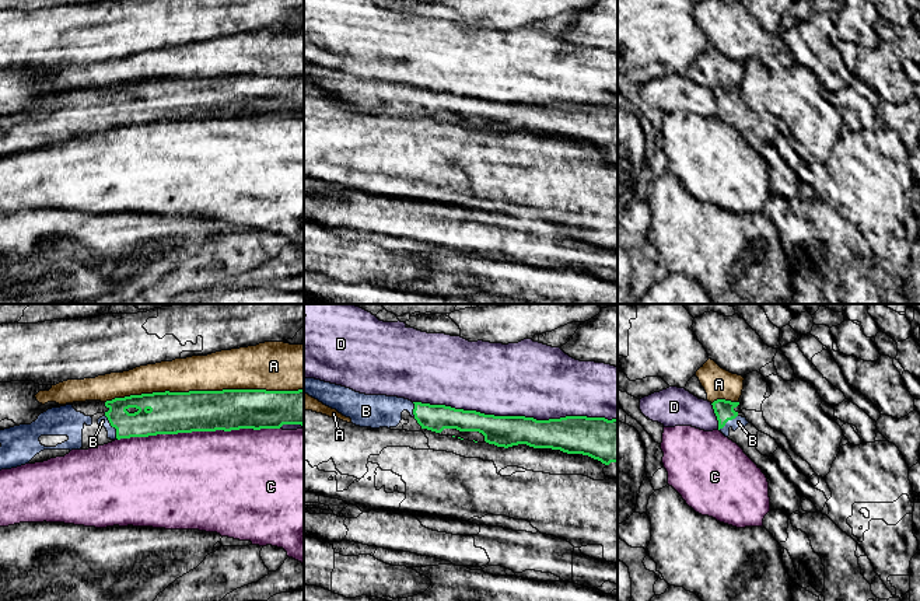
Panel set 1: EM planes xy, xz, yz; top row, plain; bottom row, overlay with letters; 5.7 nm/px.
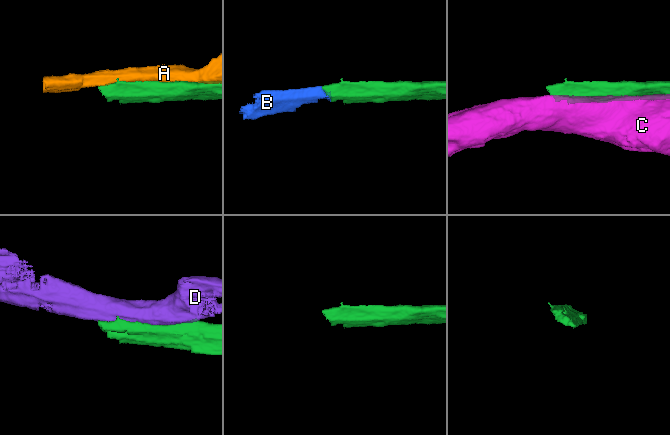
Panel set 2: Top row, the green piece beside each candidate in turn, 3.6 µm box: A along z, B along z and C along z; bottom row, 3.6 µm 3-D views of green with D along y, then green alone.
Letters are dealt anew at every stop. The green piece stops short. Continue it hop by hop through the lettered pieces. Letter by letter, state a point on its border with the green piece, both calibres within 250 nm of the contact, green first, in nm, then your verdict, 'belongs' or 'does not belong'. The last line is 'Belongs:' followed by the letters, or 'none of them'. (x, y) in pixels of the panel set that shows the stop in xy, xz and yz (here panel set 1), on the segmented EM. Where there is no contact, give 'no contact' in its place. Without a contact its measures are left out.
A: meets green in xy at (203, 391); 240 nm thick on the green side, 240 nm on the other; does not belong
B: meets green in xy at (114, 426); 160 nm thick on the green side, 50 nm on the other; belongs
C: meets green in xy at (198, 430); 240 nm thick on the green side, 500 nm on the other; does not belong
D: meets green in xz at (516, 416); 180 nm thick on the green side, 440 nm on the other; does not belong
Belongs: B

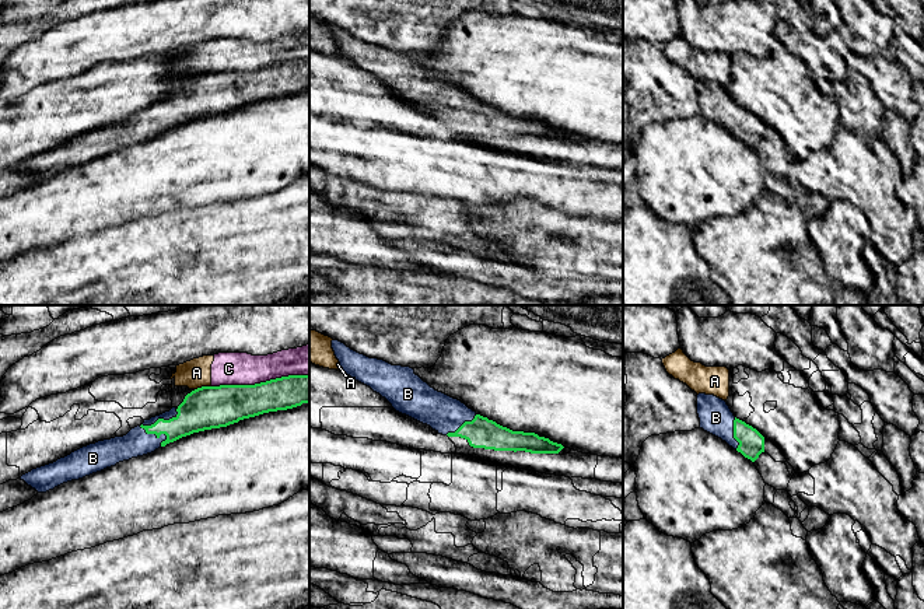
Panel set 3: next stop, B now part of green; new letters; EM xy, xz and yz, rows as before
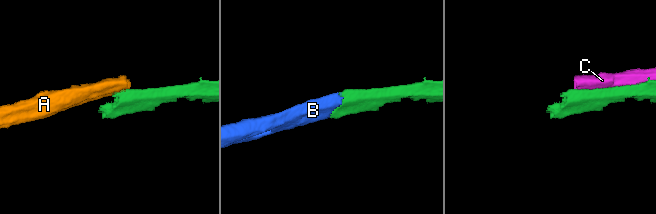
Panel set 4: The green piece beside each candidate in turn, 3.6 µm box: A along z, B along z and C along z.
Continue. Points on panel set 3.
A: meets green in xy at (202, 387); 240 nm thick on the green side, 160 nm on the other; does not belong
B: meets green in xy at (160, 419); 240 nm thick on the green side, 160 nm on the other; belongs
C: meets green in xy at (261, 382); 240 nm thick on the green side, 190 nm on the other; does not belong
Belongs: B

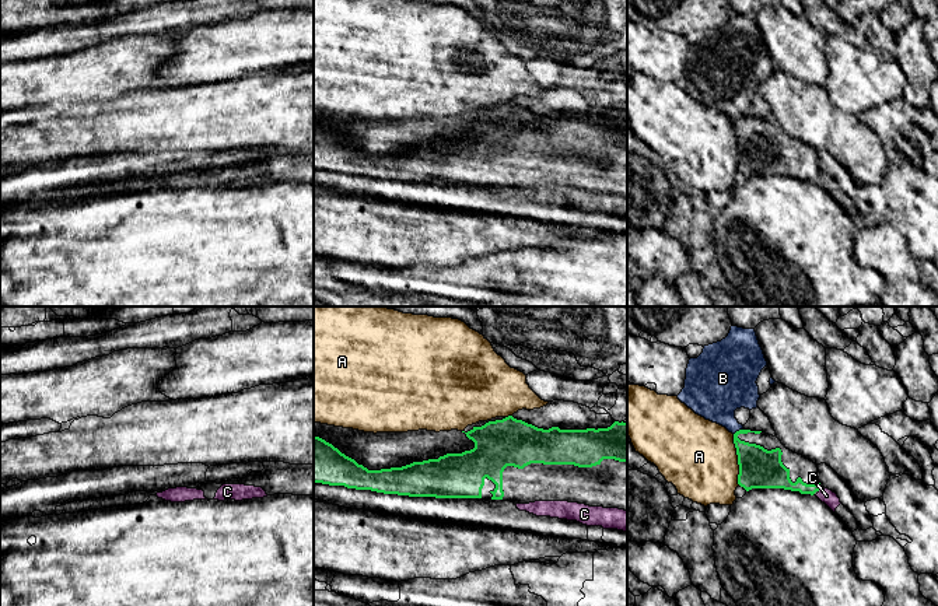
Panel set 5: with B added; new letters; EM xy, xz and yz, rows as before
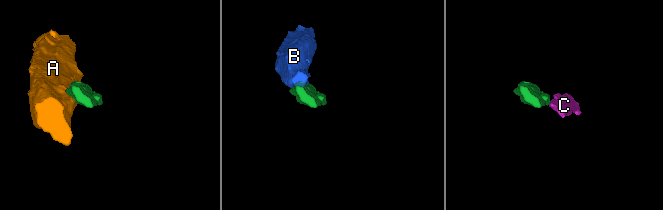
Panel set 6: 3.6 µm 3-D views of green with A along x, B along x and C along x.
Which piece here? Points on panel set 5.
A: meets green in yz at (738, 459); 220 nm thick on the green side, 440 nm on the other; does not belong
B: meets green in yz at (739, 430); 220 nm thick on the green side, 300 nm on the other; does not belong
C: meets green in yz at (819, 489); 130 nm thick on the green side, 90 nm on the other; does not belong
Belongs: none of them

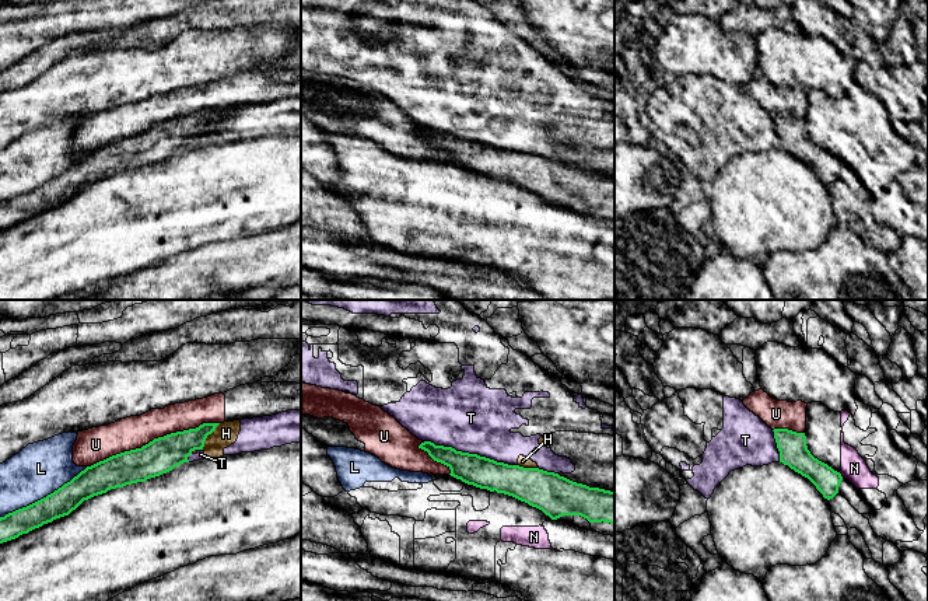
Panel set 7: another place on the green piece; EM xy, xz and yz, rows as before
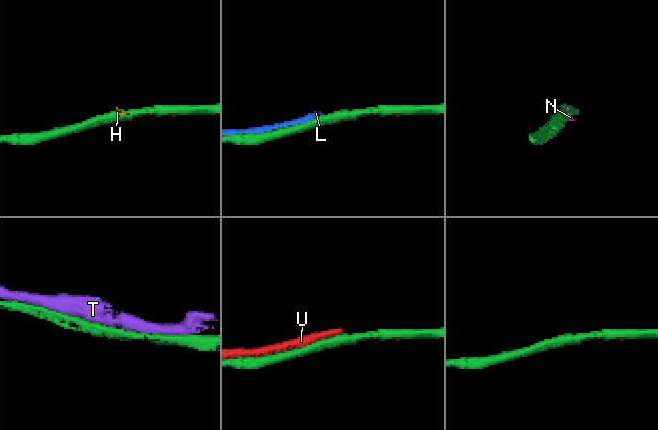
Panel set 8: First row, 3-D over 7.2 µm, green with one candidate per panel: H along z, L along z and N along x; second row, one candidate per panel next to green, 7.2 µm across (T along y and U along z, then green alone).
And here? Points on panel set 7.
H: meets green in xy at (207, 434); 190 nm thick on the green side, 130 nm on the other; does not belong
L: meets green in xy at (44, 498); 160 nm thick on the green side, 300 nm on the other; does not belong
N: meets green in yz at (840, 475); 150 nm thick on the green side, 150 nm on the other; does not belong
T: meets green in xz at (466, 453); 180 nm thick on the green side, 400 nm on the other; does not belong
U: meets green in xy at (154, 439); 200 nm thick on the green side, 190 nm on the other; does not belong
Belongs: none of them

